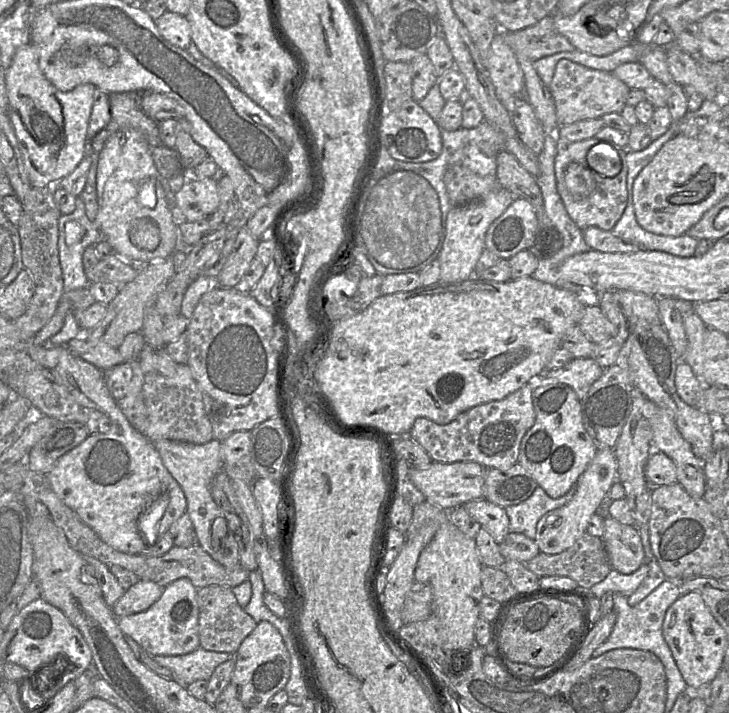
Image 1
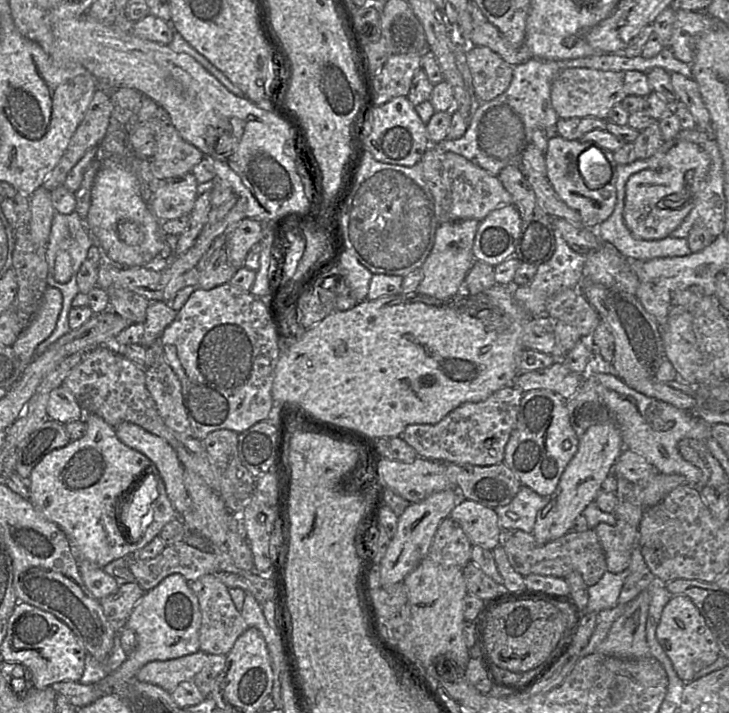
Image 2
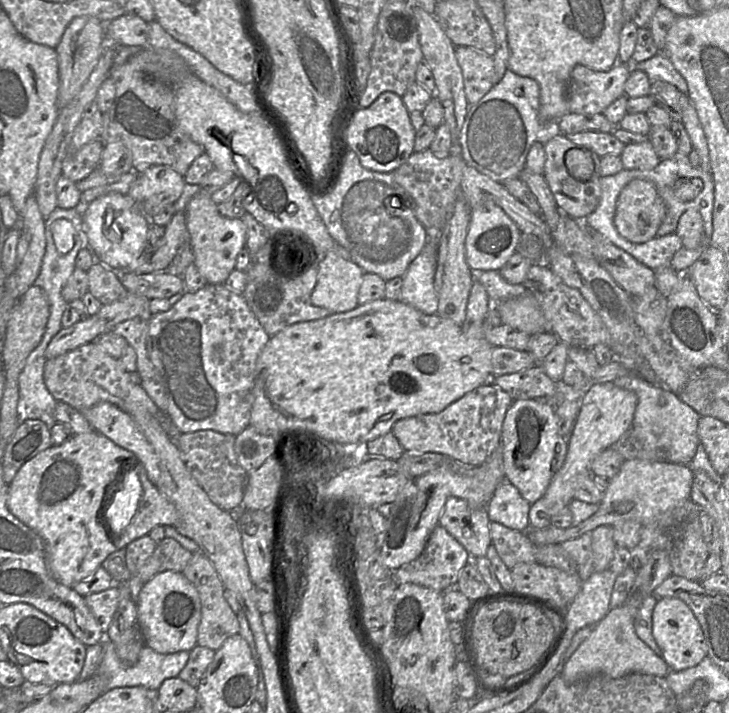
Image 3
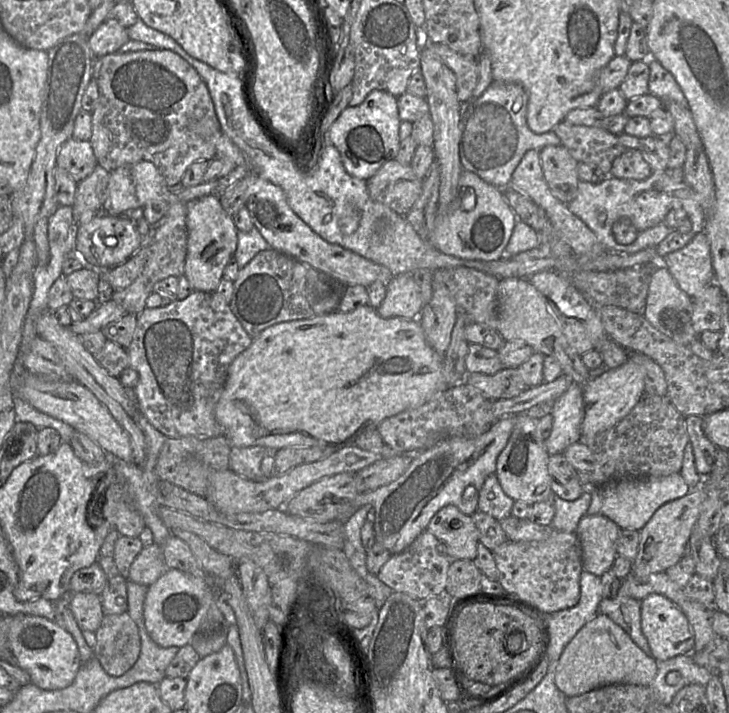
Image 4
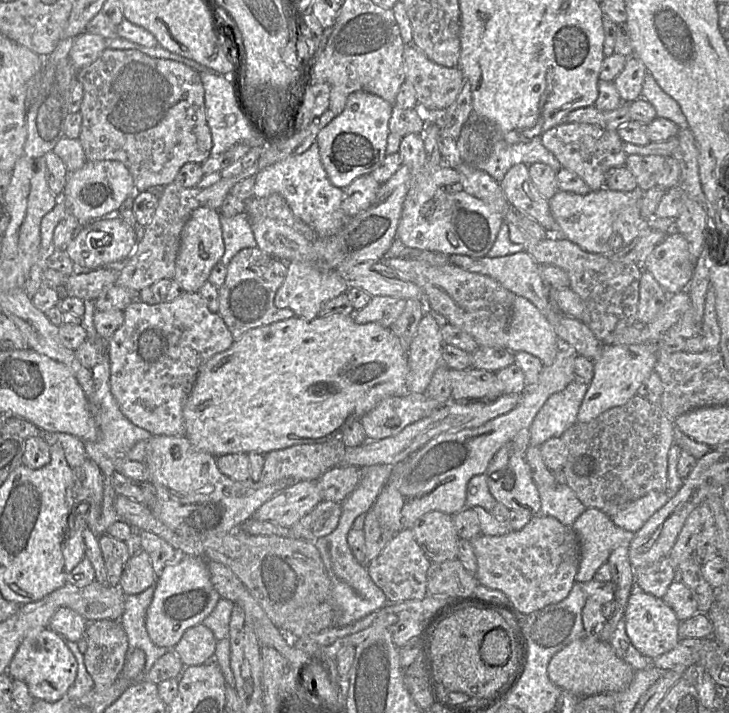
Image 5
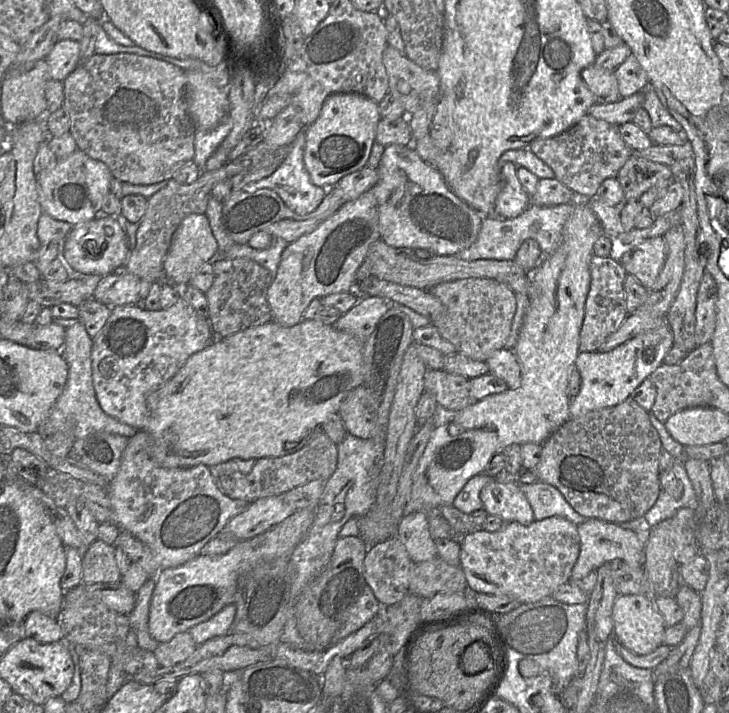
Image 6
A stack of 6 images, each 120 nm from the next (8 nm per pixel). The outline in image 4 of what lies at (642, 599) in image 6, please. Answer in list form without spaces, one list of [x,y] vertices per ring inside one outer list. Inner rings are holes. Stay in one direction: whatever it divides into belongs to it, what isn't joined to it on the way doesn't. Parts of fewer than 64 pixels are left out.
[[[657,594],[641,600],[641,629],[648,641],[652,657],[665,661],[694,651],[694,635],[684,612],[670,599]]]

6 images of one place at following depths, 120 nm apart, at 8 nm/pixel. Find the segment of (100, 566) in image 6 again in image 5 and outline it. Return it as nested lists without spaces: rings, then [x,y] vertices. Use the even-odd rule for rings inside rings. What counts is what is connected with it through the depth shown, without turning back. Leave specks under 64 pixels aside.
[[[108,534],[100,535],[98,542],[107,569],[109,585],[119,586],[124,567],[131,558],[128,546],[125,541]]]

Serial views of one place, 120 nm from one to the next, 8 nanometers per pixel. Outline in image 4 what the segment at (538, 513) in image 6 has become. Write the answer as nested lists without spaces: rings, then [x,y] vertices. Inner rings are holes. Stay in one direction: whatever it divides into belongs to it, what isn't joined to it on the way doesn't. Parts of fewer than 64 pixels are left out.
[[[584,491],[579,498],[572,501],[561,499],[552,493],[552,500],[555,513],[551,527],[555,530],[576,533],[579,520],[586,515],[591,505],[591,493]]]

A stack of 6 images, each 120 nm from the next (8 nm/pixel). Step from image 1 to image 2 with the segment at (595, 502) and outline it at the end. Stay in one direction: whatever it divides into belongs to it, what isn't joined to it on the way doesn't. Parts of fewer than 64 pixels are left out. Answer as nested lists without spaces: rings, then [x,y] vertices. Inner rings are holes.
[[[613,422],[590,426],[579,436],[575,455],[564,469],[549,502],[536,516],[532,534],[539,544],[546,544],[567,534],[585,507],[595,502],[602,490],[602,482],[612,474],[614,463],[621,453],[622,442],[620,430]]]

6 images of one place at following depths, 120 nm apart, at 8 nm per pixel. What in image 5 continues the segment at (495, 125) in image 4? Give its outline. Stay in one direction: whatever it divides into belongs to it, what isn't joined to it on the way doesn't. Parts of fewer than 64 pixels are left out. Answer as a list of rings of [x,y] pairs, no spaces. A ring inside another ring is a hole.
[[[472,114],[463,126],[457,139],[457,149],[462,162],[485,172],[498,182],[503,180],[505,174],[512,166],[519,163],[527,165],[544,163],[555,172],[562,168],[559,161],[543,146],[541,141],[516,144],[507,143],[490,123]]]

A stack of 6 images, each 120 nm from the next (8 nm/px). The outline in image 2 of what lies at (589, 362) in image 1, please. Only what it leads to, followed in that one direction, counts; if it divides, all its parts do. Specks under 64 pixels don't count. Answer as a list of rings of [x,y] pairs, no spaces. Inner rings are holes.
[[[558,360],[543,369],[519,372],[511,385],[524,393],[535,389],[548,389],[568,399],[579,388],[581,381],[581,374],[570,371],[563,362]]]

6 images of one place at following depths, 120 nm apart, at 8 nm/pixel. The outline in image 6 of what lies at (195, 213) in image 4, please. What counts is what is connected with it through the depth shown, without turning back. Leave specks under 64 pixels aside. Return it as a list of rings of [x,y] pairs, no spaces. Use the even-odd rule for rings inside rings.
[[[189,214],[177,227],[164,259],[166,276],[177,287],[188,285],[193,275],[218,253],[218,243],[205,214]]]

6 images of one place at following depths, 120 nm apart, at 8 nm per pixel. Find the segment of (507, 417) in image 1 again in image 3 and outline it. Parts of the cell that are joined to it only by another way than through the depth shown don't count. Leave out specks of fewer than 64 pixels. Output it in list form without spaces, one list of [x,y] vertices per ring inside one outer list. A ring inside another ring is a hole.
[[[492,382],[464,394],[439,413],[420,414],[395,422],[391,433],[408,453],[440,453],[466,466],[485,462],[500,446],[502,424],[514,400]]]

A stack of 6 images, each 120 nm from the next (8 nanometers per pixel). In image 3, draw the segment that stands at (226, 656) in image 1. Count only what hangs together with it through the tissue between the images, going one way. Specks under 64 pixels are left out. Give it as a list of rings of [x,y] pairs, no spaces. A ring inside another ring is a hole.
[[[104,639],[100,644],[103,646],[102,660],[98,666],[96,676],[104,678],[106,691],[114,688],[142,686],[157,692],[164,680],[178,677],[189,659],[188,651],[160,654],[144,644],[137,662],[132,666],[127,666],[117,656],[115,645],[111,641]]]

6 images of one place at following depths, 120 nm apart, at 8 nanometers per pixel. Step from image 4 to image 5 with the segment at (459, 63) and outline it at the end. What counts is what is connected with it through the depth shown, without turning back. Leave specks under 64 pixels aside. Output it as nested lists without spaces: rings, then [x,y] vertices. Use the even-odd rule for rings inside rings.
[[[413,42],[405,45],[403,58],[405,81],[414,87],[418,105],[423,106],[423,110],[446,109],[467,82],[459,68],[431,61]]]

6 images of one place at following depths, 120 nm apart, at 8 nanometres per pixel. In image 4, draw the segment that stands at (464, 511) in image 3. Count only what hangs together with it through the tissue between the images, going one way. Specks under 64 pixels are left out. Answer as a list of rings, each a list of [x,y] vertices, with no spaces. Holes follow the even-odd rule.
[[[446,505],[439,509],[426,530],[439,540],[442,552],[452,561],[476,558],[478,530],[471,515],[462,513],[456,506]]]

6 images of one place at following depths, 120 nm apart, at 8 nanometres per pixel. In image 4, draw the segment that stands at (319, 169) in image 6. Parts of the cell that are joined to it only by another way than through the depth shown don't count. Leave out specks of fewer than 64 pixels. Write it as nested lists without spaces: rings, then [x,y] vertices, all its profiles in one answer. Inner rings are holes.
[[[373,90],[362,104],[347,107],[328,131],[328,140],[338,150],[346,172],[368,180],[388,161],[394,160],[400,146],[397,98],[386,91]]]

